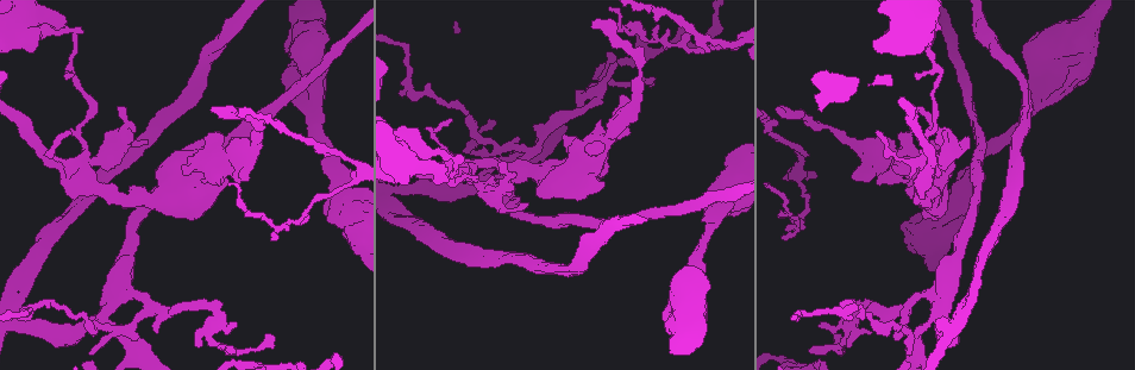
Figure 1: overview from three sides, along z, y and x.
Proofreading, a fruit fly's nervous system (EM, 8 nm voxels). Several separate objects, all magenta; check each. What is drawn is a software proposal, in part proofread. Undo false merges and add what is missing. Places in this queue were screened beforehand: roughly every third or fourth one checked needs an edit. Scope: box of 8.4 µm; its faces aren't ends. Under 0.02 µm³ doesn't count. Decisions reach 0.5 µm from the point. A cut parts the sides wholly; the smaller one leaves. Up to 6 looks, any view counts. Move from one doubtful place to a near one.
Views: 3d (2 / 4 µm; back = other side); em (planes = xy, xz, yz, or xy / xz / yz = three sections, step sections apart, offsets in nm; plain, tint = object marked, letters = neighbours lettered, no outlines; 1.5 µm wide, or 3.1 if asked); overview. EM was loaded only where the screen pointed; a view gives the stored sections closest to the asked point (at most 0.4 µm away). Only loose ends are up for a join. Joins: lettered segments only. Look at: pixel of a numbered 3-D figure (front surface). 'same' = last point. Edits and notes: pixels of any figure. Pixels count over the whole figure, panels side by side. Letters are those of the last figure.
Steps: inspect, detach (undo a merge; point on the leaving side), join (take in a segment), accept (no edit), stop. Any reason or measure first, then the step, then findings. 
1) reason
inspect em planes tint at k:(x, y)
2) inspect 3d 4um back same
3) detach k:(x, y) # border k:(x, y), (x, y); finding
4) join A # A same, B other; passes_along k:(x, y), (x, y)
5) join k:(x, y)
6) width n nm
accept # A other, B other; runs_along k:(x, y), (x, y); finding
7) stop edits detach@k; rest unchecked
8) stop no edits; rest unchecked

thin neck
inspect em planes tint at 1:(464, 172)

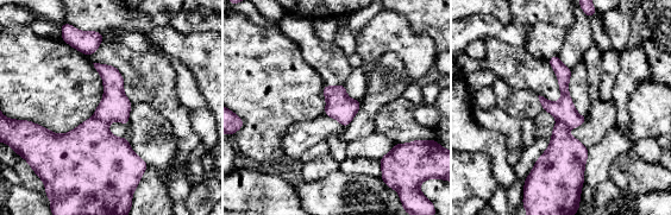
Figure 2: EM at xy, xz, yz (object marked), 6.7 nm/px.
inspect em planes letters same

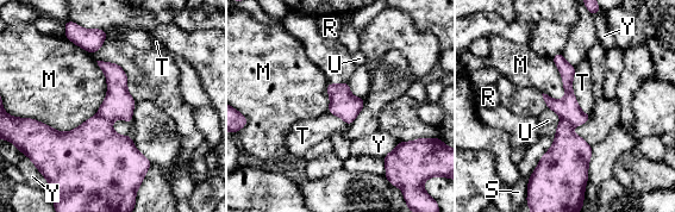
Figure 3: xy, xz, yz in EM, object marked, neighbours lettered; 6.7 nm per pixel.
detach 3:(119, 104) # M other, R other, S other, T other, U other, Y other; border 3:(98, 113), (111, 122); two neurons meet here

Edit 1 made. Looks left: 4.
inspect overview

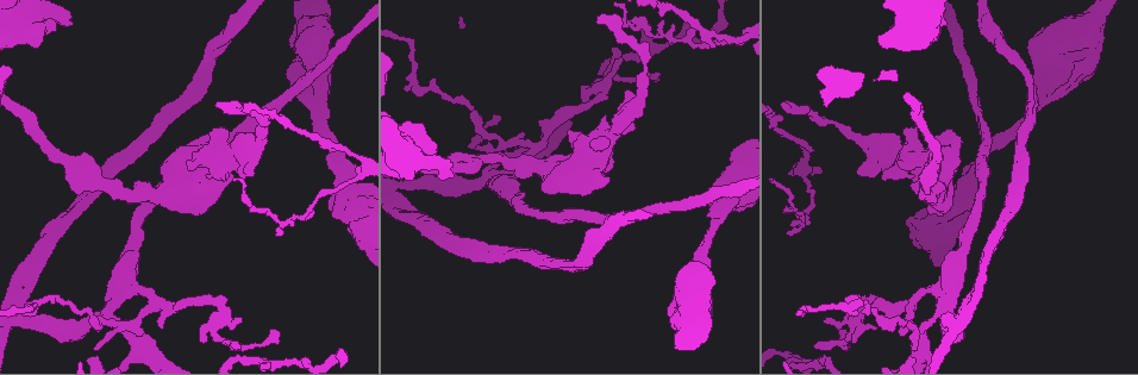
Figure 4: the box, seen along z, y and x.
three arms meet
inspect 3d 4um at 4:(922, 329)

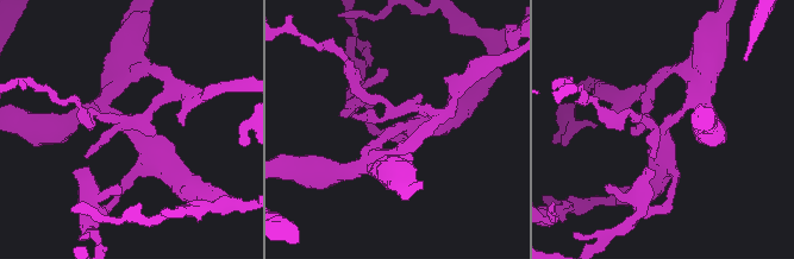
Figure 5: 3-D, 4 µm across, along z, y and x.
shape alone is not enough
inspect em planes tint at 5:(122, 123)

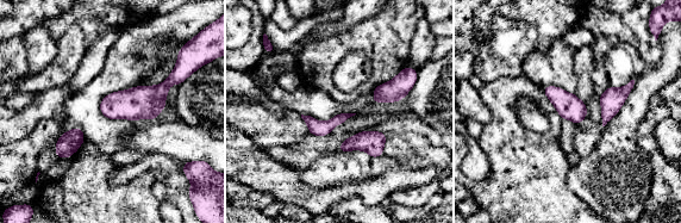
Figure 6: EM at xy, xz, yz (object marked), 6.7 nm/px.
inspect em planes letters same

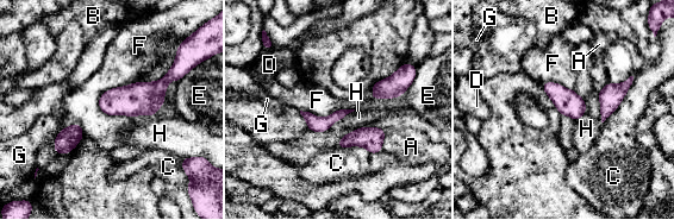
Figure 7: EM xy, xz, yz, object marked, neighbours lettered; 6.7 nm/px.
accept # A other, B other, C other, D other, E other, F other, G other, H other; runs_along 7:(343, 112), (328, 121), (306, 115); all the same neuron

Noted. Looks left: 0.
stop edits detach@3; rest unchecked

